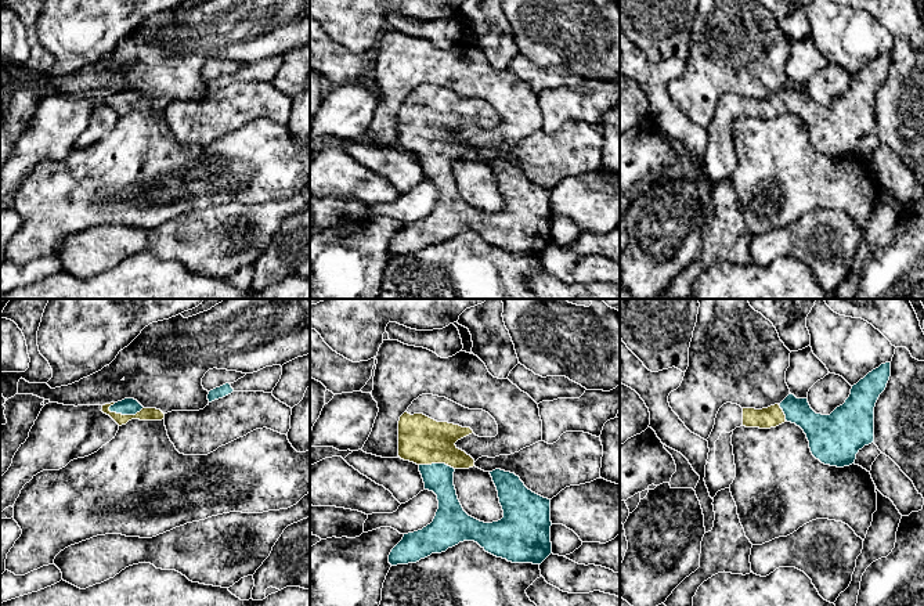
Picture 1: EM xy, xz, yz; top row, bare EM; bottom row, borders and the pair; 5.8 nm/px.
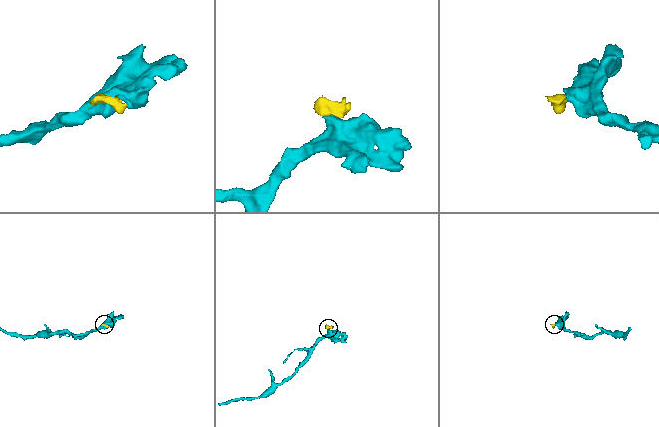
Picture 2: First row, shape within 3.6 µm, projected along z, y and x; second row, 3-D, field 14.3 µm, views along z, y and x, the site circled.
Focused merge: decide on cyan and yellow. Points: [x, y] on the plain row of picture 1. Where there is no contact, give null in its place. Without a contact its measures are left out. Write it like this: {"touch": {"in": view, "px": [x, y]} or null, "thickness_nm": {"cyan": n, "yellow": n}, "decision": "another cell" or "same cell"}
{"touch": {"in": "xy", "px": [125, 104]}, "thickness_nm": {"cyan": 100, "yellow": 80}, "decision": "same cell"}

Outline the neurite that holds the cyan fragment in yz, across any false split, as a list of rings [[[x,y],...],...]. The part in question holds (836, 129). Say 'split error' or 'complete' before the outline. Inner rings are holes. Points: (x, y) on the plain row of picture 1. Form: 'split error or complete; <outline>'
split error; [[[891,53],[881,54],[869,62],[863,69],[852,76],[849,87],[837,97],[830,105],[816,104],[808,89],[797,89],[788,84],[780,94],[768,98],[741,98],[737,94],[723,94],[715,108],[714,119],[707,129],[708,149],[705,155],[705,176],[710,187],[714,190],[718,181],[729,178],[736,167],[736,155],[732,136],[732,125],[736,118],[759,118],[770,119],[782,113],[791,112],[800,116],[809,131],[812,145],[824,155],[844,158],[855,154],[856,144],[865,137],[874,133],[874,97],[880,84],[885,80],[891,66]]]

